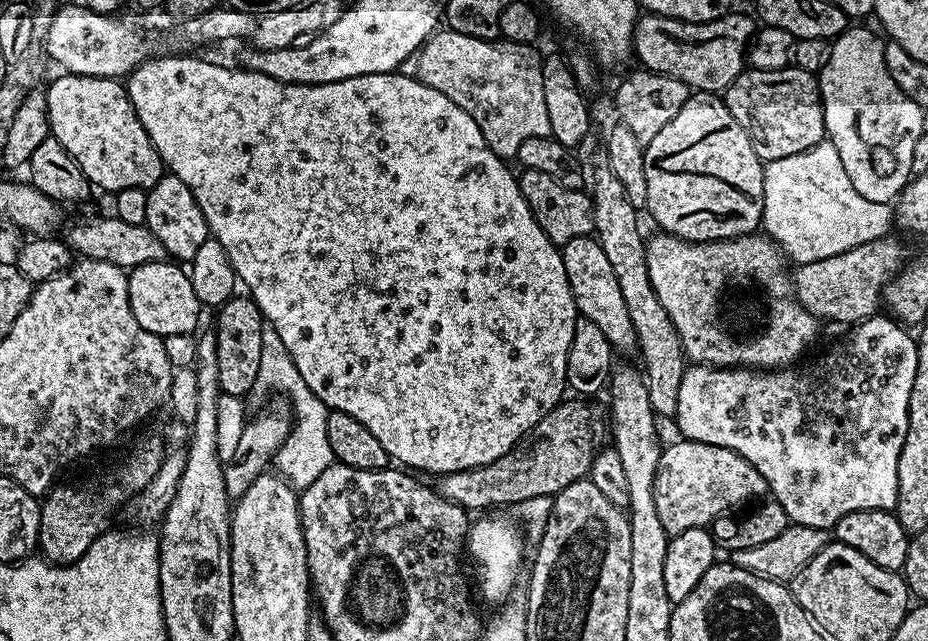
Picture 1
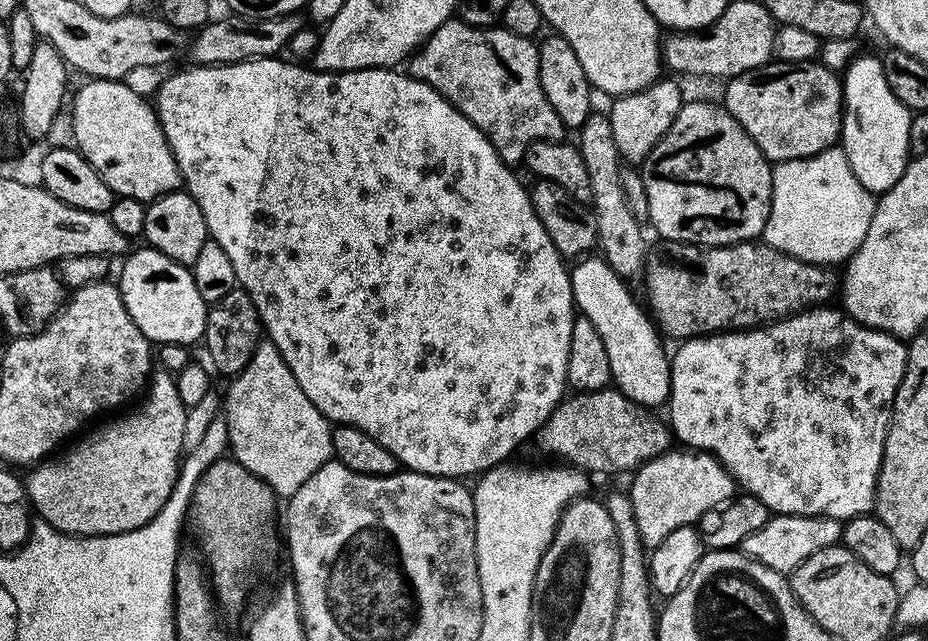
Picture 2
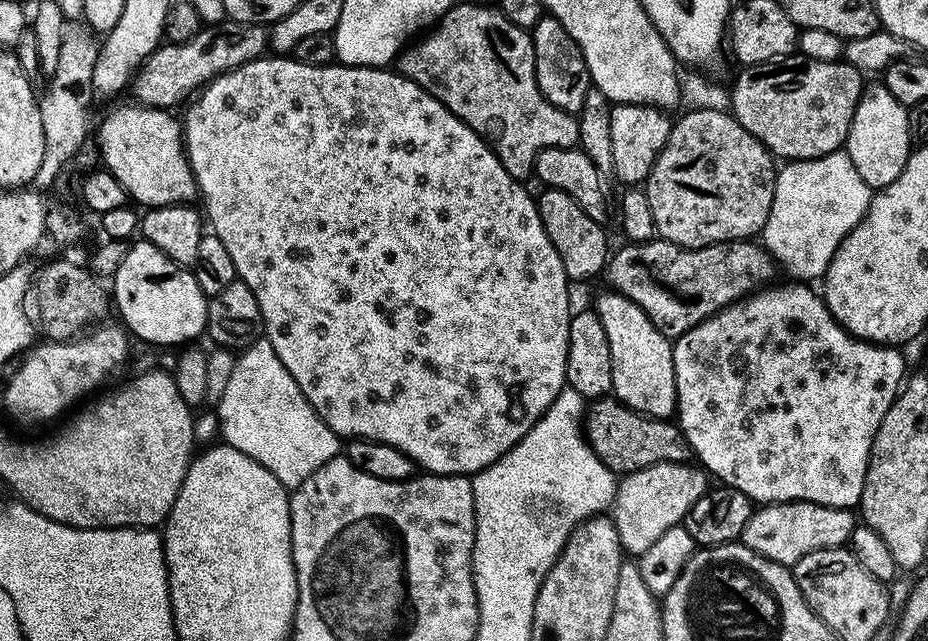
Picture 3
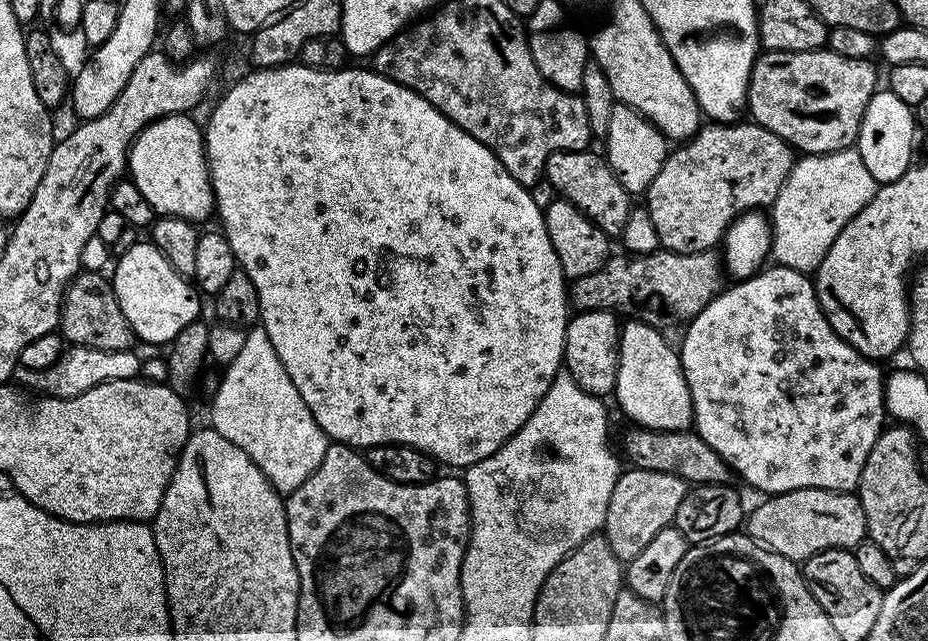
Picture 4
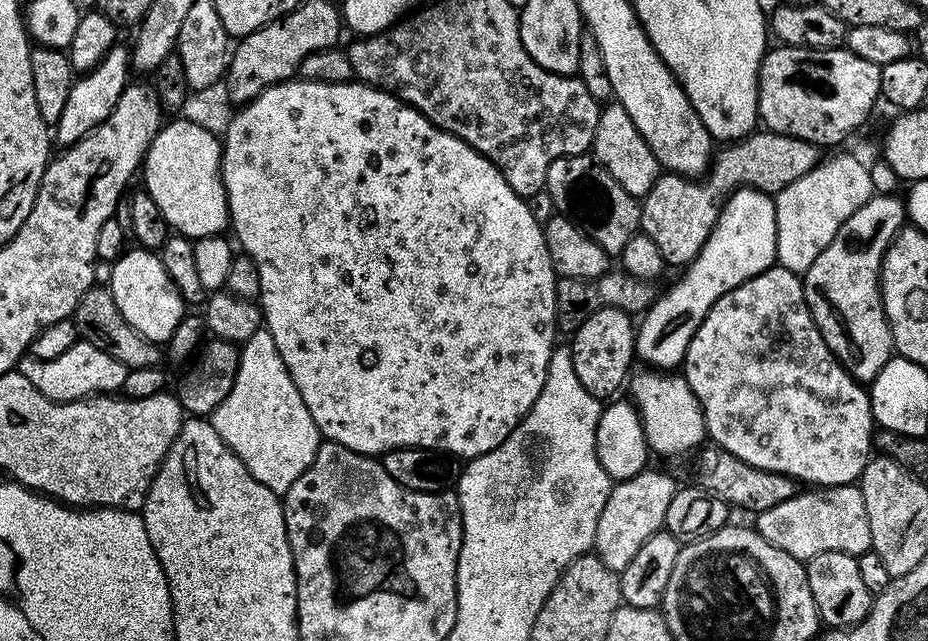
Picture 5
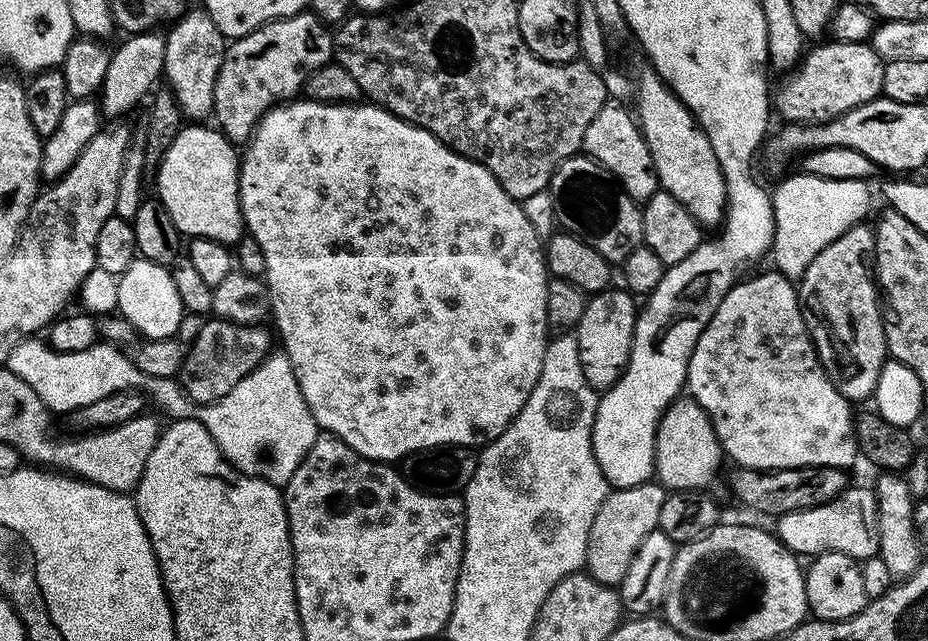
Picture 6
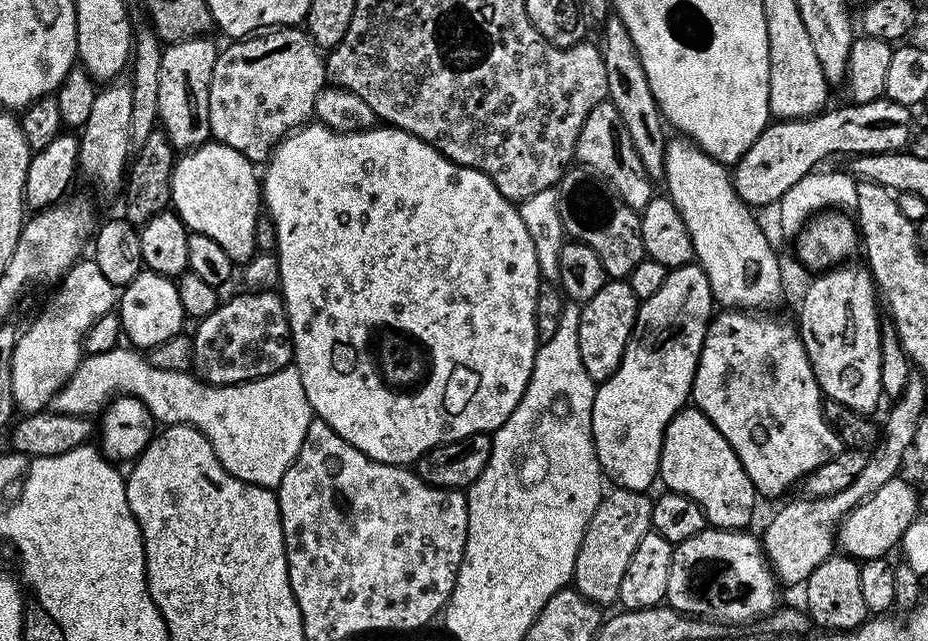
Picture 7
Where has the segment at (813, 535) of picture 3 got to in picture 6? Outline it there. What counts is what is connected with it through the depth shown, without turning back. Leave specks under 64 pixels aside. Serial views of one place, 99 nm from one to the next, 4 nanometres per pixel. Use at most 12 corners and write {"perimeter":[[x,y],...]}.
{"perimeter":[[871,487],[775,521],[804,558],[869,560],[880,550]]}

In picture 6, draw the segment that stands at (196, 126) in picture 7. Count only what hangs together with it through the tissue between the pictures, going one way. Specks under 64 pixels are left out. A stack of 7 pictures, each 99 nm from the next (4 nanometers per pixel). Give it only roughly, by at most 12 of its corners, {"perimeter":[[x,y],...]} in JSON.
{"perimeter":[[200,6],[168,30],[163,79],[189,121],[212,116],[226,37]]}

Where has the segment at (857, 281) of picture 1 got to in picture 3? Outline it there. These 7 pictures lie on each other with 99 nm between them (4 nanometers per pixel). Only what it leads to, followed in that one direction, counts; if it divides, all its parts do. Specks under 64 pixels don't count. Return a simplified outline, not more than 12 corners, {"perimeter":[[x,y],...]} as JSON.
{"perimeter":[[659,238],[611,253],[602,280],[669,338],[777,279],[747,240]]}

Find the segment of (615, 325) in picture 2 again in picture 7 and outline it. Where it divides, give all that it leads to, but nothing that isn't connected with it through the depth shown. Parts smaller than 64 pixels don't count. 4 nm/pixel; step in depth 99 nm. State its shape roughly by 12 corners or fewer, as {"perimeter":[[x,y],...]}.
{"perimeter":[[695,406],[666,426],[658,480],[713,528],[747,529],[758,493]]}

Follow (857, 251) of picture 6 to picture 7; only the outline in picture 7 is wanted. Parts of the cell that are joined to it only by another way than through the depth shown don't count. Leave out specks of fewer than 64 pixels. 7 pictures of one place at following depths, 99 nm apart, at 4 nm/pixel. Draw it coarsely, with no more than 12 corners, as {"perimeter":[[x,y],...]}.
{"perimeter":[[867,267],[819,273],[798,331],[827,399],[882,401],[878,289]]}

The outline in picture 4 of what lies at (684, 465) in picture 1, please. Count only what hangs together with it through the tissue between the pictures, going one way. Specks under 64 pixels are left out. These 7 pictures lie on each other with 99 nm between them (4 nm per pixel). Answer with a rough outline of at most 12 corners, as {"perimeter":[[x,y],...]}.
{"perimeter":[[621,471],[602,529],[621,562],[675,521],[683,477]]}

